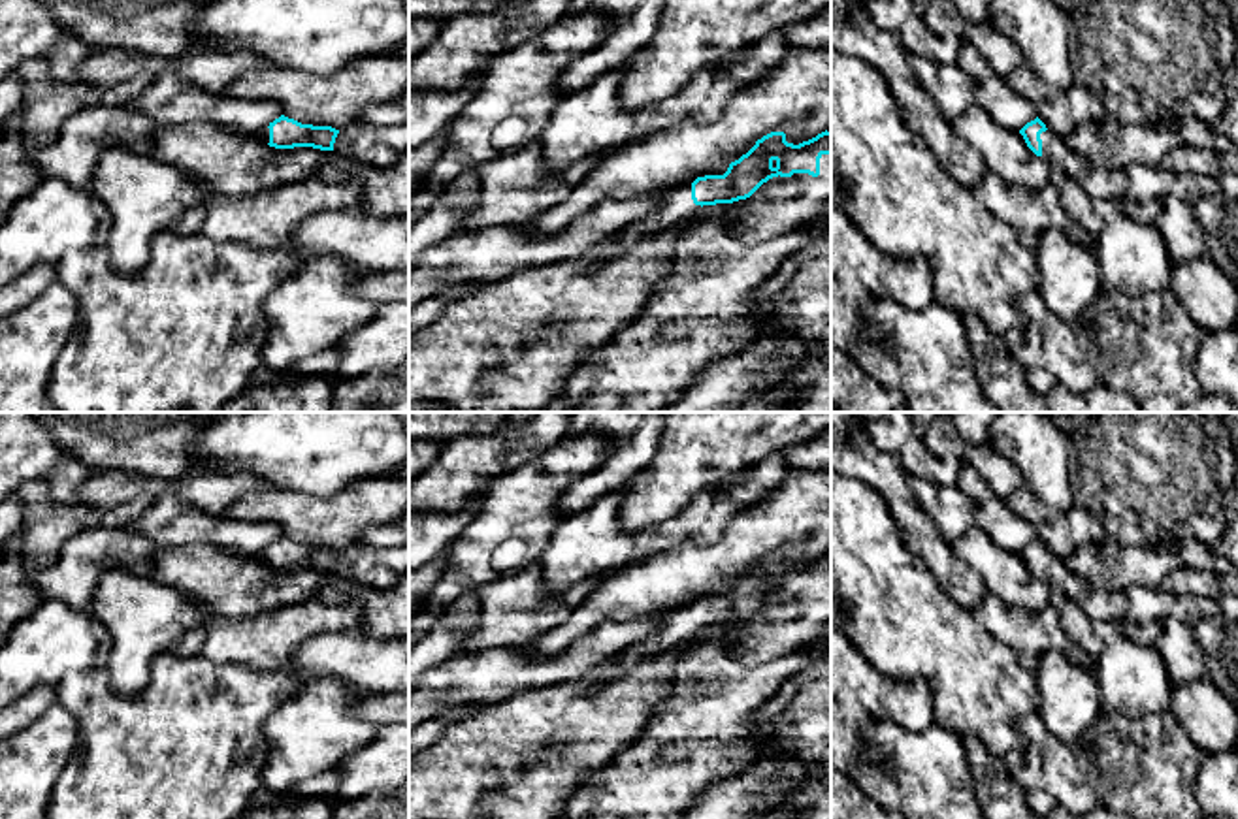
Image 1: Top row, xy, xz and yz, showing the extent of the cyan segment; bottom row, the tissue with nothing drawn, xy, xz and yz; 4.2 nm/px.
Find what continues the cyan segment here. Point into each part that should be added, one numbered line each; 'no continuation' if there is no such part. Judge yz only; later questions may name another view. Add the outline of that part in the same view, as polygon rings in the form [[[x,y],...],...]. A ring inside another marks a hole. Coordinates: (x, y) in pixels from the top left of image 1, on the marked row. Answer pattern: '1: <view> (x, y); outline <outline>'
1: yz (1099, 183); outline [[[1050,130],[1040,134],[1042,158],[1050,166],[1063,168],[1091,200],[1112,200],[1123,203],[1127,200],[1125,169],[1099,168],[1074,154],[1065,139],[1059,139]]]

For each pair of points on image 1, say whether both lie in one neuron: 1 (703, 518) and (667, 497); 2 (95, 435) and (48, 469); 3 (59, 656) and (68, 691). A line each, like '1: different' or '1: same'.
1: different
2: different
3: different

